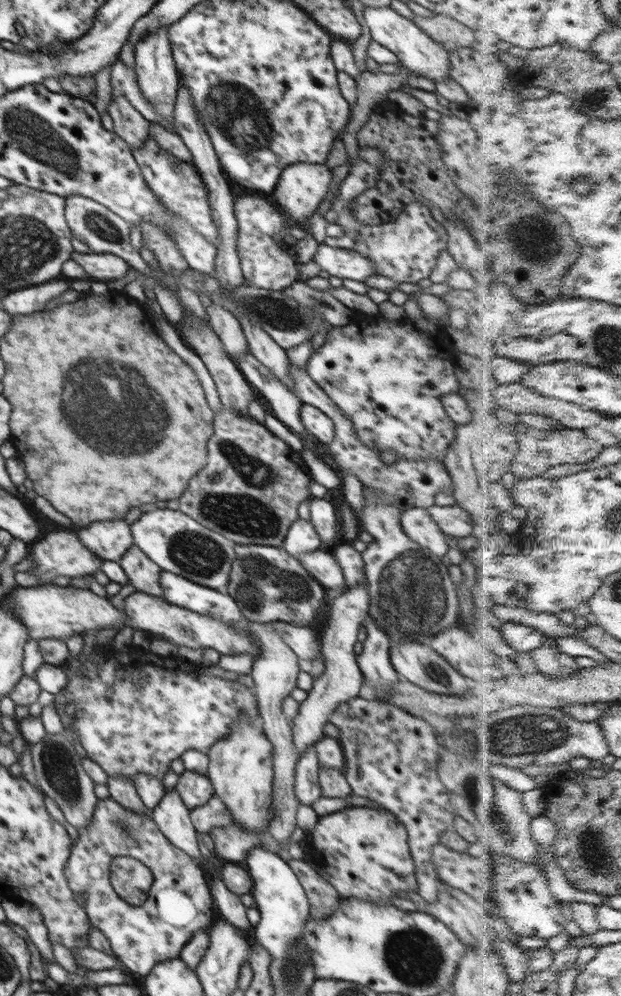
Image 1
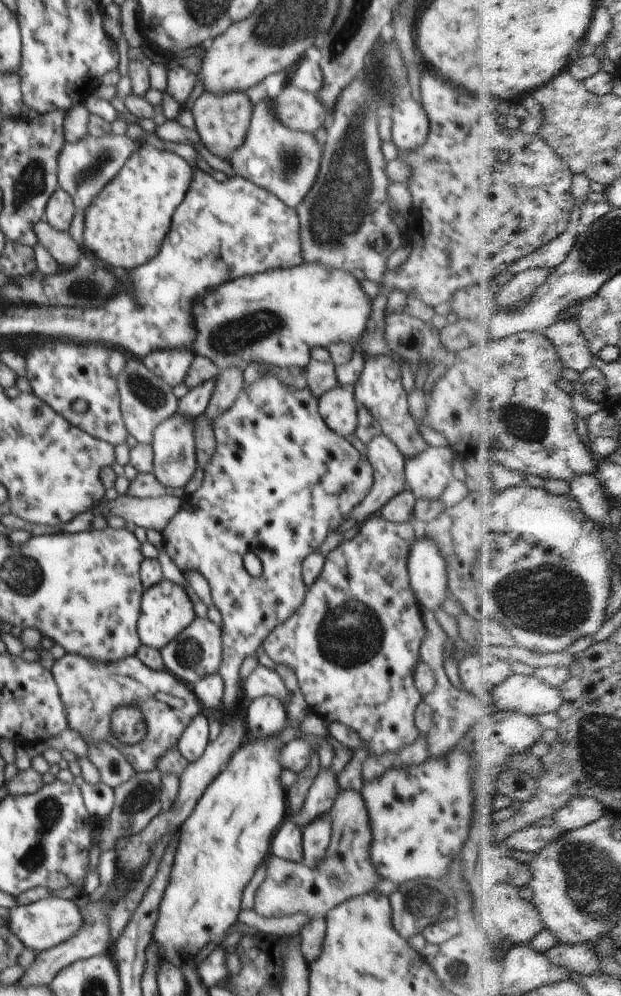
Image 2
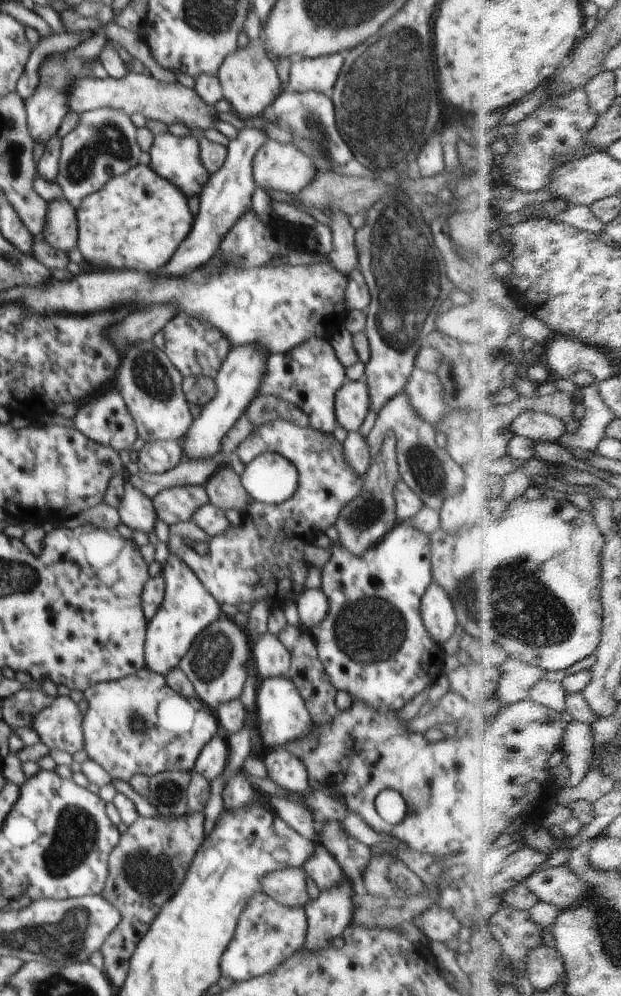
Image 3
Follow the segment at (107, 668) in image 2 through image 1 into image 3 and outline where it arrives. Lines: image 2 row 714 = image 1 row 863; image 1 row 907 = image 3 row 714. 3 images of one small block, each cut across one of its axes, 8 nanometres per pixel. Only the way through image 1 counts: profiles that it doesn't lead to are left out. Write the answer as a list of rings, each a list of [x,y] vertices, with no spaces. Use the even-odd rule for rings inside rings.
[[[146,666],[116,681],[101,682],[83,692],[88,709],[82,720],[84,749],[90,760],[110,774],[112,780],[129,782],[134,774],[152,778],[164,771],[192,772],[202,748],[218,732],[214,711],[200,699],[186,698],[166,684],[166,678]]]

